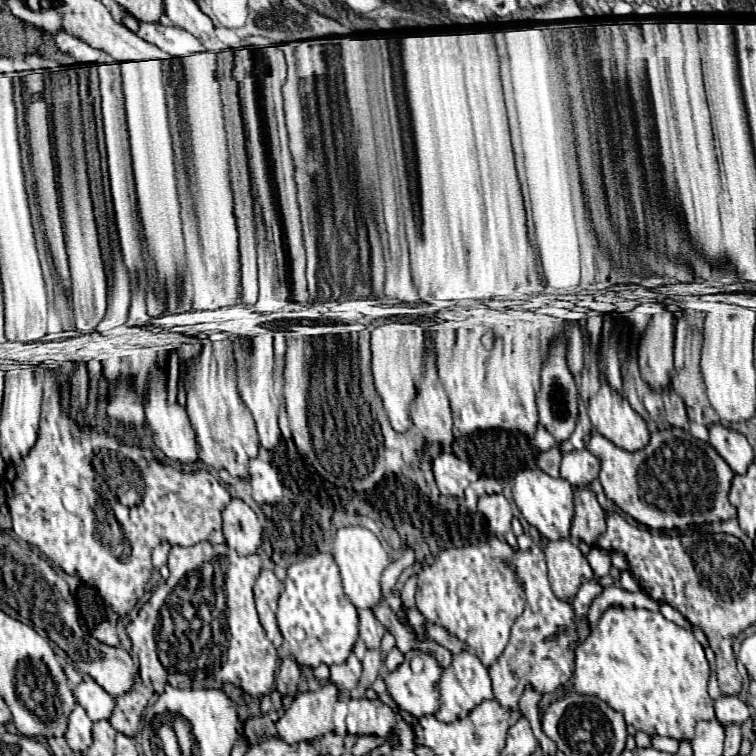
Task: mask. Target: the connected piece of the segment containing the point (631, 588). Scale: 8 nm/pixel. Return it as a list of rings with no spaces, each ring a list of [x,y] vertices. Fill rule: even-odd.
[[[625,570],[620,573],[619,578],[614,583],[616,586],[621,587],[629,592],[638,592],[640,591],[640,587],[633,577],[630,571]]]

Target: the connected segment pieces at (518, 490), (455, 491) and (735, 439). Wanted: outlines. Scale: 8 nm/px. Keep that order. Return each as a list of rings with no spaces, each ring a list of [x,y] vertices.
[[[525,469],[519,471],[515,477],[515,487],[513,487],[513,499],[517,509],[521,511],[523,519],[533,525],[545,539],[563,539],[569,537],[571,531],[571,521],[573,521],[573,487],[565,479],[553,479],[545,475],[541,469]]]
[[[441,453],[433,459],[433,473],[437,487],[443,495],[453,495],[461,500],[464,496],[465,487],[471,483],[473,475],[479,477],[477,471],[473,471],[465,461],[457,459],[453,453]]]
[[[711,425],[709,435],[711,435],[709,443],[715,447],[715,451],[727,461],[727,465],[735,473],[743,475],[747,467],[753,463],[753,449],[745,435],[721,425]]]

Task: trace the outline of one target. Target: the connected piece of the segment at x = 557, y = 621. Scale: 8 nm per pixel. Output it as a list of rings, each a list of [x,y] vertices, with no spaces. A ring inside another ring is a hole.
[[[533,545],[531,551],[515,551],[515,557],[513,557],[513,567],[515,571],[519,573],[519,579],[521,579],[521,585],[525,589],[525,597],[527,597],[527,605],[525,605],[525,611],[521,617],[517,617],[517,621],[513,623],[511,627],[511,639],[509,639],[509,645],[505,647],[505,651],[501,653],[501,657],[497,659],[497,663],[493,667],[489,667],[489,675],[491,675],[491,681],[493,681],[493,693],[495,693],[495,699],[505,705],[505,707],[517,707],[519,705],[519,699],[525,691],[525,685],[531,683],[539,693],[549,693],[549,691],[555,691],[557,687],[561,687],[563,683],[569,681],[569,677],[573,675],[573,651],[571,651],[571,643],[577,641],[577,623],[573,621],[573,609],[571,609],[571,603],[565,603],[565,601],[559,601],[553,591],[551,591],[551,583],[547,579],[547,563],[545,563],[545,555],[543,551],[539,549],[539,545]],[[561,625],[567,625],[569,629],[563,633],[563,635],[557,635],[553,639],[547,639],[551,635],[555,635],[559,631]]]

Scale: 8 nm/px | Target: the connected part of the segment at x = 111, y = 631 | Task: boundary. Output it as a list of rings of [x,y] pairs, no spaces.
[[[105,620],[103,623],[97,625],[97,629],[93,631],[93,637],[99,639],[101,643],[107,643],[111,647],[119,647],[119,639],[117,639],[117,633],[115,633],[115,627]]]

